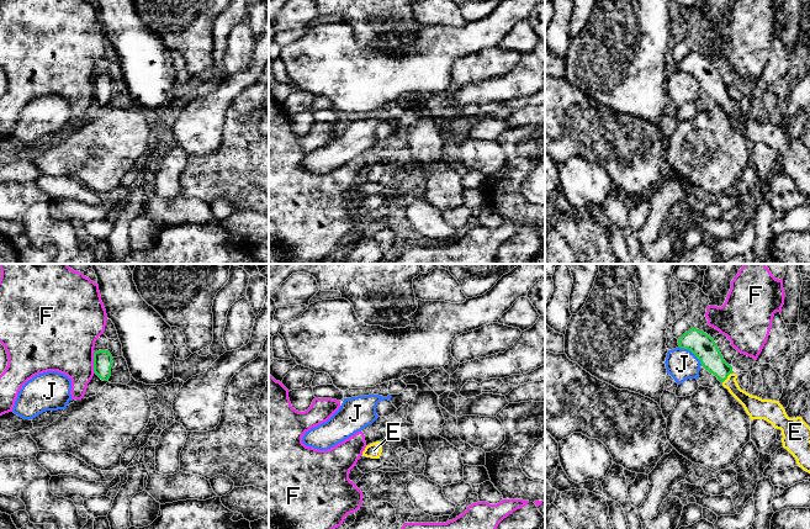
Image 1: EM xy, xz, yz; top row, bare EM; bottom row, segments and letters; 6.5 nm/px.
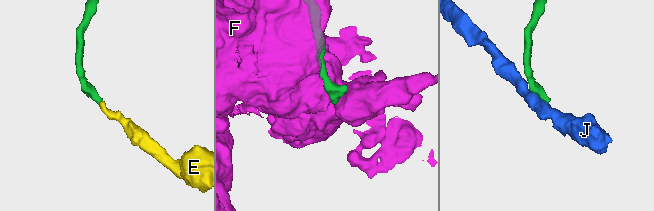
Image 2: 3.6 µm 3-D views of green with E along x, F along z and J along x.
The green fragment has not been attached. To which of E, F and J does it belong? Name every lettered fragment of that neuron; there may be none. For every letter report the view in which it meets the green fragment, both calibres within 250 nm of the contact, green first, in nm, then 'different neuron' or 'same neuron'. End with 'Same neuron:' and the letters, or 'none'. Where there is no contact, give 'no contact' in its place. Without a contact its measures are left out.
E: yz | 160/120 nm | same neuron
F: xy | 130/400 nm | different neuron
J: yz | 160/200 nm | different neuron
Same neuron: E

